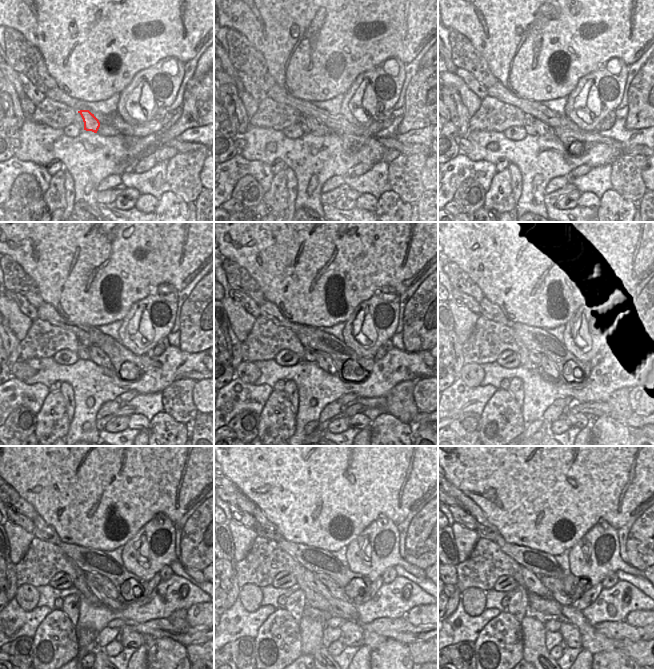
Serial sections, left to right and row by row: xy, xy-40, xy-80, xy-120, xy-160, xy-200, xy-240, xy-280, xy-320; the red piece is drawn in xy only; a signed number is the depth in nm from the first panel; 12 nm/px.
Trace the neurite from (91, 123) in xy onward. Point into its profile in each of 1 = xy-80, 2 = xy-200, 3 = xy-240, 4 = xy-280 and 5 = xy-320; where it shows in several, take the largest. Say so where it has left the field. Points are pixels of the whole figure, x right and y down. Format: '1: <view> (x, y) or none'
1: xy-80 (542, 129)
2: xy-200 (548, 367)
3: xy-240 (108, 587)
4: xy-280 (335, 590)
5: xy-320 (562, 597)

